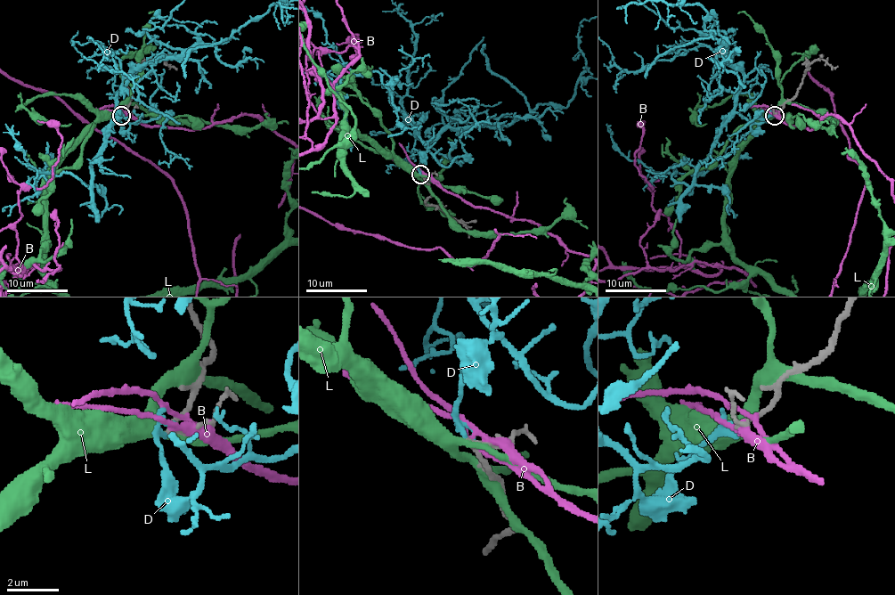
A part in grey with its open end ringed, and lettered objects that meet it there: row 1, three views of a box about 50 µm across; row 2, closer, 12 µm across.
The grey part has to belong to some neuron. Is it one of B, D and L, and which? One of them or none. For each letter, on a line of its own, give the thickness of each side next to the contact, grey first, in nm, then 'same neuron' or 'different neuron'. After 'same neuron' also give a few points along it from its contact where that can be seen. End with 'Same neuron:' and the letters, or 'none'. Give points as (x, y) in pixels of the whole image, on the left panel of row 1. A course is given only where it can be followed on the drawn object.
B: 180/340 nm | different neuron
D: 170/80 nm | same neuron | via (123, 113), (117, 92), (149, 61), (226, 42), (275, 4), (286, 4), (280, 1), (296, 8)
L: 180/260 nm | different neuron
Same neuron: D

